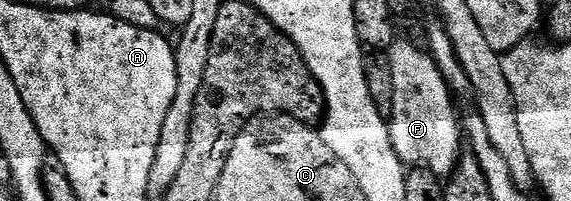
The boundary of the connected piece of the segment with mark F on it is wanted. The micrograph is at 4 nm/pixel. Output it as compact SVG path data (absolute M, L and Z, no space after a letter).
M394 40L391 48L387 51L390 65L392 82L394 84L391 115L387 120L389 134L391 135L391 147L395 147L395 155L406 167L416 167L426 170L438 179L445 179L452 174L457 166L457 159L463 152L463 129L459 124L459 113L453 110L455 98L450 93L439 67L424 48L412 45L409 41Z

